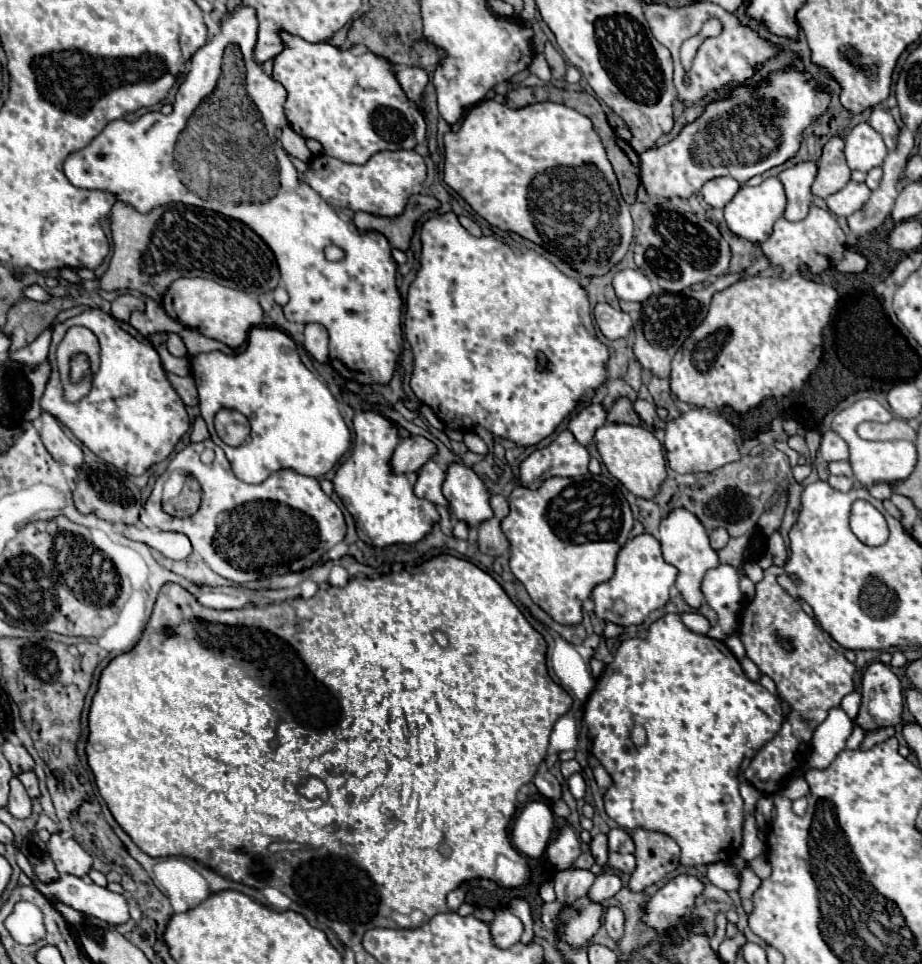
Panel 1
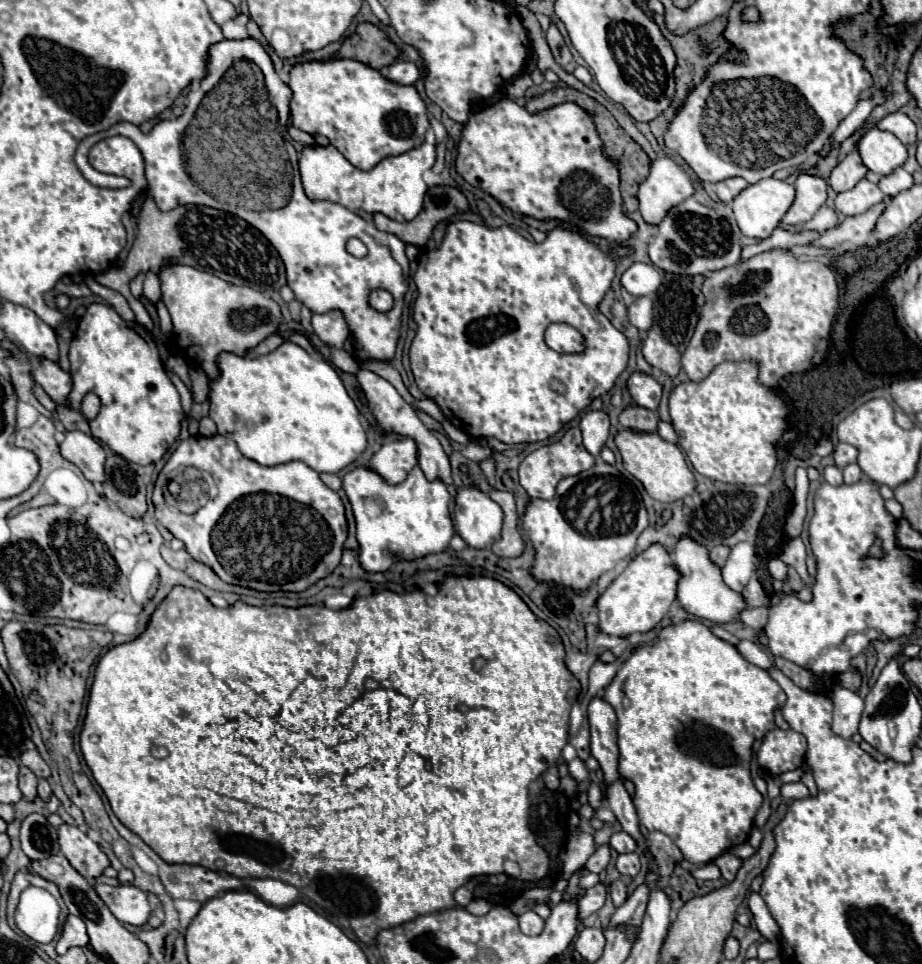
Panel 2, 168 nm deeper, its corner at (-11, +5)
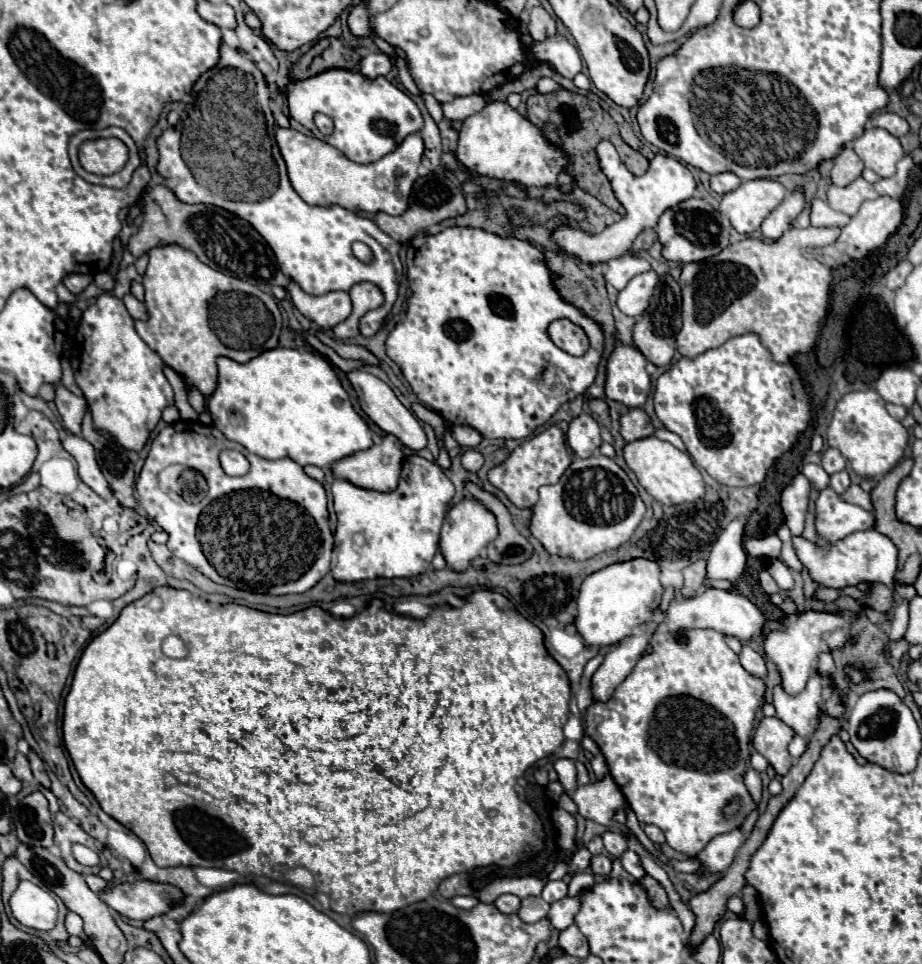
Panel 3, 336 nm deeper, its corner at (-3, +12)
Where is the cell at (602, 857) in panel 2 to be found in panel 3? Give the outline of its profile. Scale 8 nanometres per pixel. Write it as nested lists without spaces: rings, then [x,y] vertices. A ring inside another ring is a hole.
[[[580,847],[580,849],[574,853],[572,861],[570,861],[570,869],[572,869],[572,871],[586,871],[586,869],[590,867],[590,859],[592,859],[592,853],[590,853],[586,847]]]

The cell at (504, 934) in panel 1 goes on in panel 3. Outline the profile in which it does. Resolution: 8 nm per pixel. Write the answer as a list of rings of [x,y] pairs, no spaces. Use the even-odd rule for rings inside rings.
[[[526,897],[526,899],[522,899],[518,917],[524,923],[536,923],[536,921],[544,919],[548,915],[548,911],[550,911],[550,905],[542,897]]]

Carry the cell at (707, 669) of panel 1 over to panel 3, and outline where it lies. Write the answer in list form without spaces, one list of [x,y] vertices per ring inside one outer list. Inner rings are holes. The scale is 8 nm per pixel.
[[[658,629],[650,645],[652,651],[638,659],[614,695],[606,703],[592,703],[588,707],[586,733],[604,753],[610,775],[620,785],[638,821],[658,825],[672,849],[694,857],[712,837],[738,829],[744,817],[756,809],[742,777],[750,757],[748,741],[754,715],[764,701],[766,687],[764,679],[748,673],[740,665],[738,655],[724,643],[722,633],[714,629],[682,629],[678,635]],[[734,797],[740,797],[740,809],[734,817],[726,817],[724,807]]]

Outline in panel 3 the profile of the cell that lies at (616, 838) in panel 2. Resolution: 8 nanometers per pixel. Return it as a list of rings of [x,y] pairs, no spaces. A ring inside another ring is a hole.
[[[606,831],[602,835],[602,841],[604,841],[606,851],[614,857],[620,857],[620,853],[624,853],[628,849],[628,839],[620,831]]]

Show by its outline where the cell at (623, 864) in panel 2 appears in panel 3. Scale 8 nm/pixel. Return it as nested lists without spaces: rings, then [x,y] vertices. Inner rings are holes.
[[[626,849],[626,851],[620,855],[620,861],[622,861],[622,867],[624,867],[632,877],[636,877],[636,879],[644,877],[644,867],[642,867],[642,863],[640,863],[640,857],[638,857],[634,851]]]

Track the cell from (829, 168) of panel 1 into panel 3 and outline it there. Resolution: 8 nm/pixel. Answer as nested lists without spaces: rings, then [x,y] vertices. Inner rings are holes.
[[[846,145],[842,149],[842,153],[834,159],[834,167],[832,167],[832,183],[838,187],[844,187],[848,183],[852,183],[856,177],[862,175],[864,163],[860,161],[860,157],[852,151],[850,145]]]

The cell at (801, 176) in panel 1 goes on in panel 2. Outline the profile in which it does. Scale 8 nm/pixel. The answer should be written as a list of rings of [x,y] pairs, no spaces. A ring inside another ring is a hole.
[[[800,174],[794,188],[796,188],[796,200],[782,218],[782,222],[790,226],[808,222],[818,212],[818,208],[824,206],[828,184],[818,176]]]

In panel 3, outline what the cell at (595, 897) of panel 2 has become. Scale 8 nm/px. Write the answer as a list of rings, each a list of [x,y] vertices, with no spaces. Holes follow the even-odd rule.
[[[578,893],[578,895],[574,895],[574,897],[566,895],[564,899],[552,903],[550,913],[548,913],[548,919],[550,919],[552,927],[558,929],[558,931],[570,927],[570,925],[574,923],[574,915],[580,911],[580,901],[582,901],[582,897],[580,897],[580,893]]]

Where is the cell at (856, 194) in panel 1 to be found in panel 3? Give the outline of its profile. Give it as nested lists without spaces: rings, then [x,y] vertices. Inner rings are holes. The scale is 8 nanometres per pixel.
[[[864,177],[854,179],[846,187],[836,187],[836,185],[828,187],[828,205],[850,217],[858,213],[862,201],[876,199],[876,197],[878,197],[878,193],[876,193],[874,185],[868,183]]]

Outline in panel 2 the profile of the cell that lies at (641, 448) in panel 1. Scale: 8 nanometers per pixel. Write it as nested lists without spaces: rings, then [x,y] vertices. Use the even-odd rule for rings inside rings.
[[[620,430],[616,436],[616,446],[622,454],[624,468],[644,484],[646,492],[654,500],[676,502],[676,500],[682,500],[684,496],[690,496],[696,490],[696,478],[694,478],[692,470],[688,468],[680,448],[676,444],[662,440],[656,432],[642,434],[642,432],[634,432],[634,430]]]

